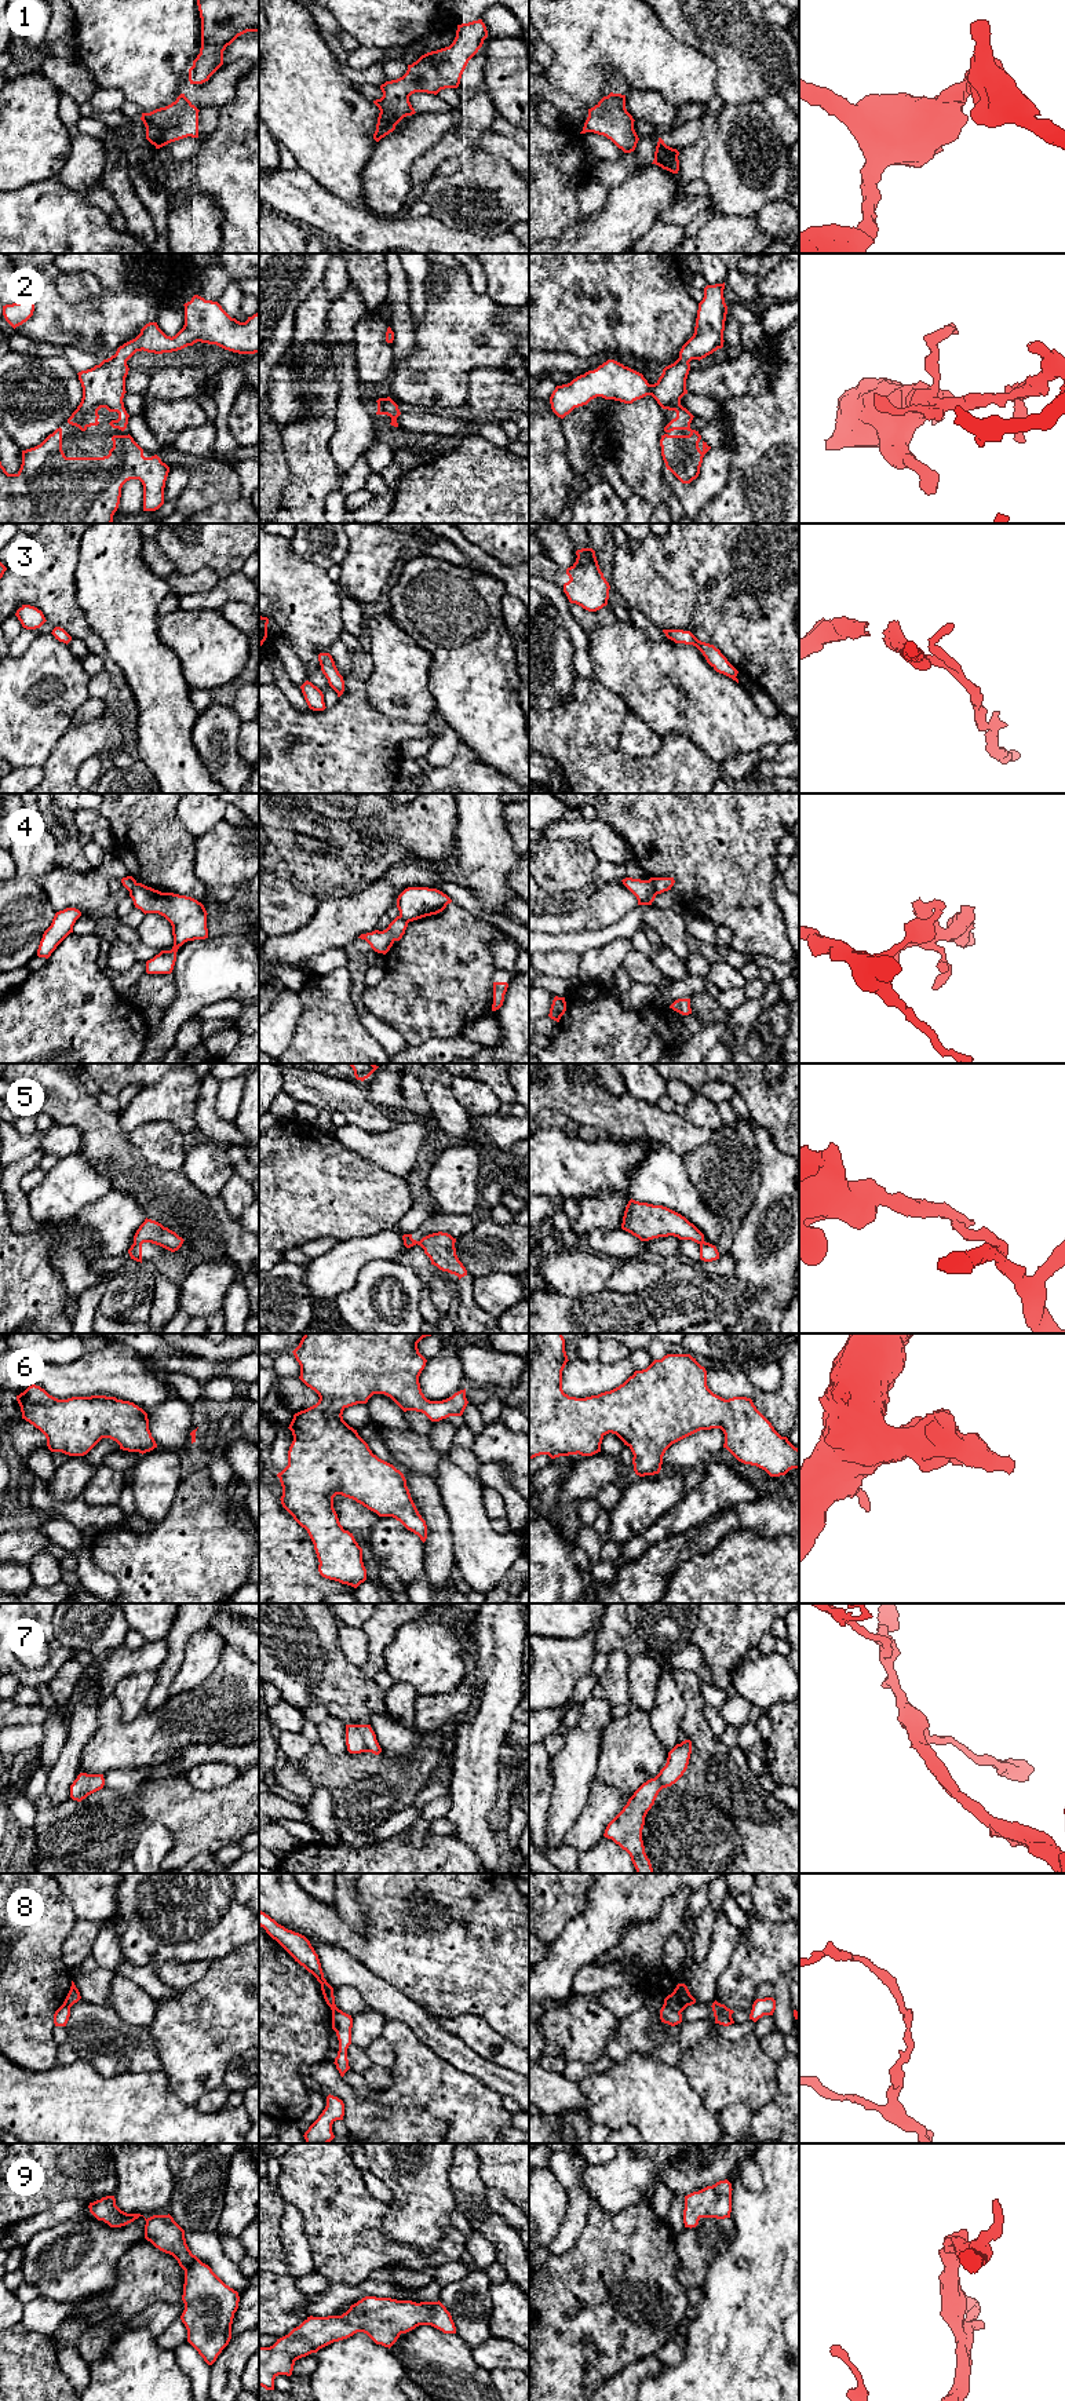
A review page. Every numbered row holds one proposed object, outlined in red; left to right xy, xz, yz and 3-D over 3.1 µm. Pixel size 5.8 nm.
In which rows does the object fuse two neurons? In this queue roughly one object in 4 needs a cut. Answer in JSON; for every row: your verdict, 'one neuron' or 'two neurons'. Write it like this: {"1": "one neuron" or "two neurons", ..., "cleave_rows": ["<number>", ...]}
{"1": "one neuron", "2": "one neuron", "3": "one neuron", "4": "two neurons", "5": "two neurons", "6": "one neuron", "7": "one neuron", "8": "two neurons", "9": "one neuron", "cleave_rows": ["4", "5", "8"]}

